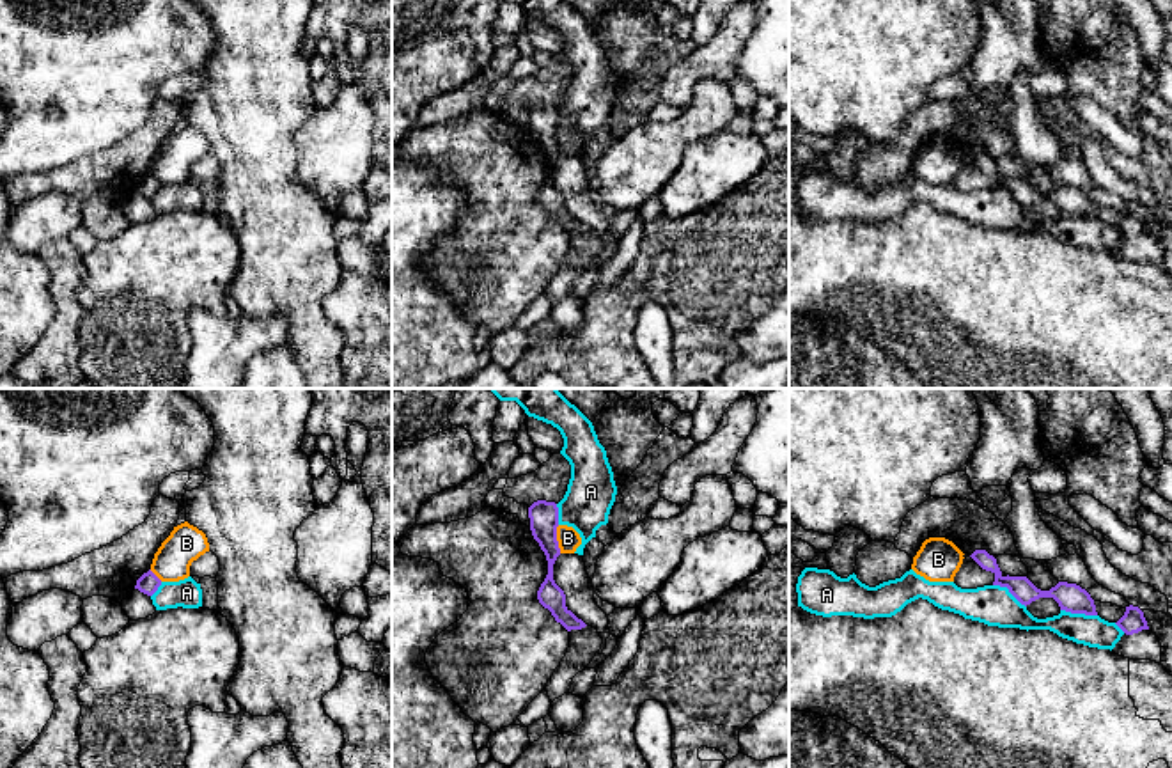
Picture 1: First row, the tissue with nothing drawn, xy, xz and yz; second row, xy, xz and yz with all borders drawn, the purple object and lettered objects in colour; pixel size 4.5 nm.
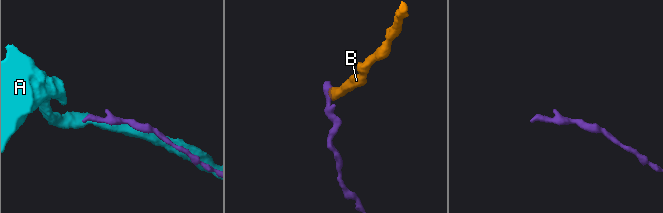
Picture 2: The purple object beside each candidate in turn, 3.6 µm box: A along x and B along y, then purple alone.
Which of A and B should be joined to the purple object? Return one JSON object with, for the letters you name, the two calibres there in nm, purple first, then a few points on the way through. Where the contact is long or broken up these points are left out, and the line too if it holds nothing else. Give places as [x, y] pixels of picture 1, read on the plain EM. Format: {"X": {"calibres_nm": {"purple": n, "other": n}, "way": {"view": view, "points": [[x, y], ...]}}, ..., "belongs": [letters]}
{"belongs": []}

